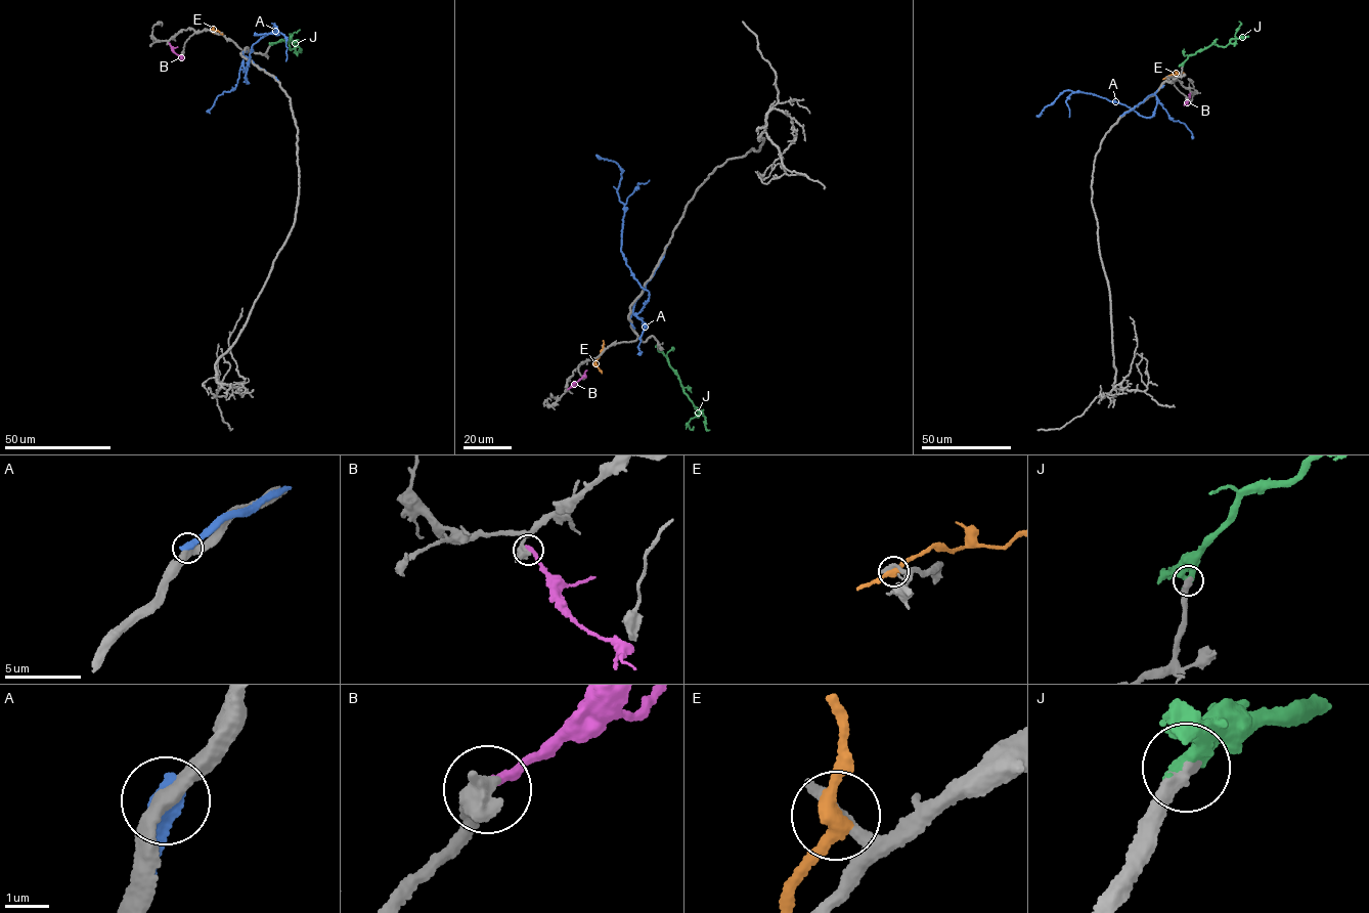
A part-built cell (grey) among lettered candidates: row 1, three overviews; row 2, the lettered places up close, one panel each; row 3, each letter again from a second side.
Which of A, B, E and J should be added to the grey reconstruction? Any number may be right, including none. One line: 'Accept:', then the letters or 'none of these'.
Accept: J

